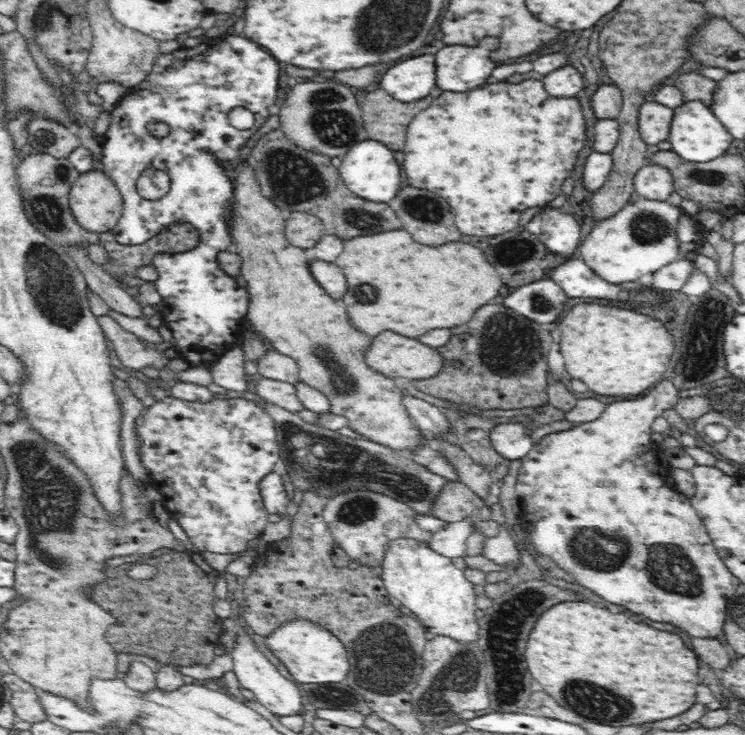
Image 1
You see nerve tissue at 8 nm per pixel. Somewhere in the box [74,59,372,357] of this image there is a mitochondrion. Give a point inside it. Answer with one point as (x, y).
(293, 177)

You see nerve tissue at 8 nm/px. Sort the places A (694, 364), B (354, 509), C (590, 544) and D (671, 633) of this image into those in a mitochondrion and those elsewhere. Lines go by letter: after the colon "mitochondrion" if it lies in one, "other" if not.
A: mitochondrion
B: mitochondrion
C: mitochondrion
D: other

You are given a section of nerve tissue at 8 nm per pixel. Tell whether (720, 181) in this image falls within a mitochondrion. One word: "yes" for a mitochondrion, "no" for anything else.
yes

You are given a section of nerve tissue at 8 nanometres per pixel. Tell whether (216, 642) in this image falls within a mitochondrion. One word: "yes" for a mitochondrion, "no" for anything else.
no

